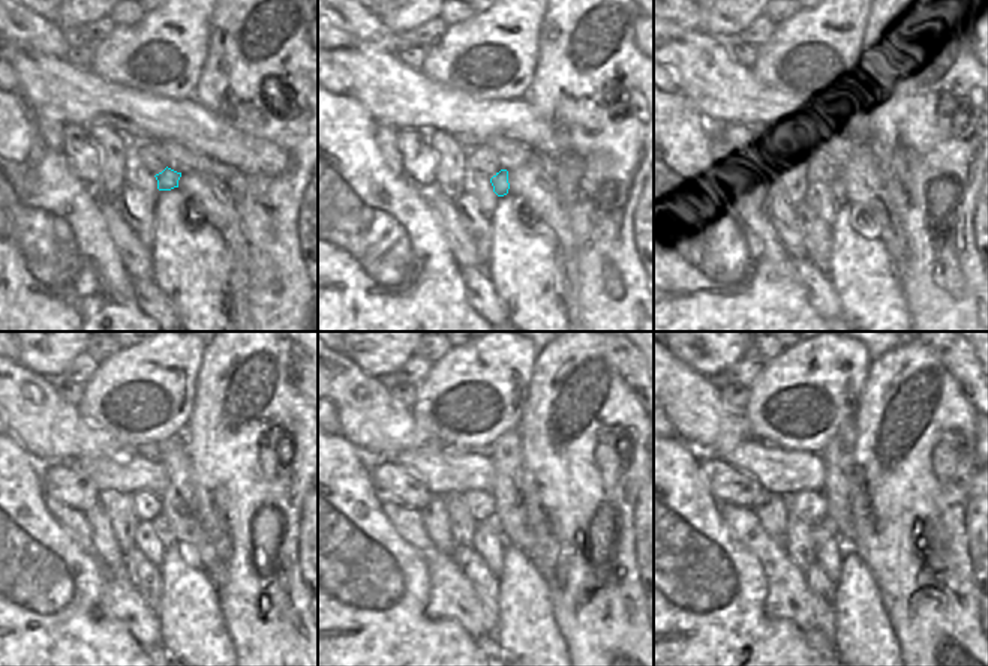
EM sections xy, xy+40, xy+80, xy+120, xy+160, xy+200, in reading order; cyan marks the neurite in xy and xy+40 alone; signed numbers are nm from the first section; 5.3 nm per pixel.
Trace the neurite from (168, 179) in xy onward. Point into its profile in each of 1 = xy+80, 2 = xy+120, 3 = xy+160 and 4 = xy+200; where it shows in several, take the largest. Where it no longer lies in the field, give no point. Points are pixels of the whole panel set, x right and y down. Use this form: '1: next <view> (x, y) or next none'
1: next xy+80 (835, 185)
2: next xy+120 (161, 525)
3: next xy+160 (494, 524)
4: next xy+200 (825, 524)

